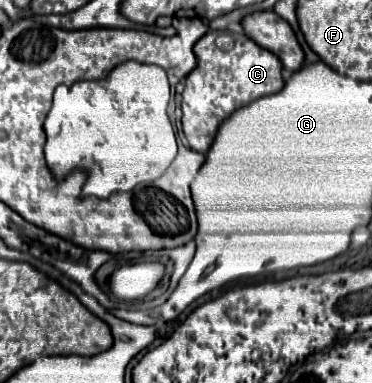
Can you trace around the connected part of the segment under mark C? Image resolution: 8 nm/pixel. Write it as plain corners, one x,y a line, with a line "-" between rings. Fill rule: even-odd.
210,29
194,45
194,55
196,67
188,73
186,87
182,91
182,131
194,151
206,153
220,123
230,117
230,113
260,97
278,93
284,87
284,79
278,57
250,41
244,33

